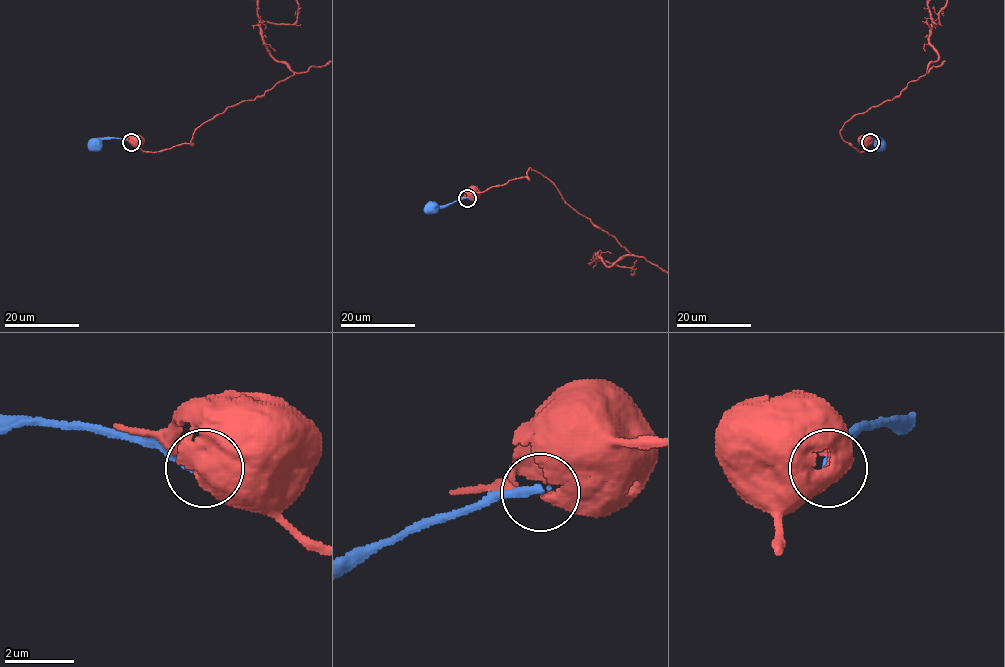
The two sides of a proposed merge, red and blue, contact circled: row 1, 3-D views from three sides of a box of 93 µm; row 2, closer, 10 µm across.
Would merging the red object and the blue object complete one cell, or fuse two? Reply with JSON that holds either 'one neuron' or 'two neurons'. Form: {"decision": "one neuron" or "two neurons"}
{"decision": "two neurons"}

